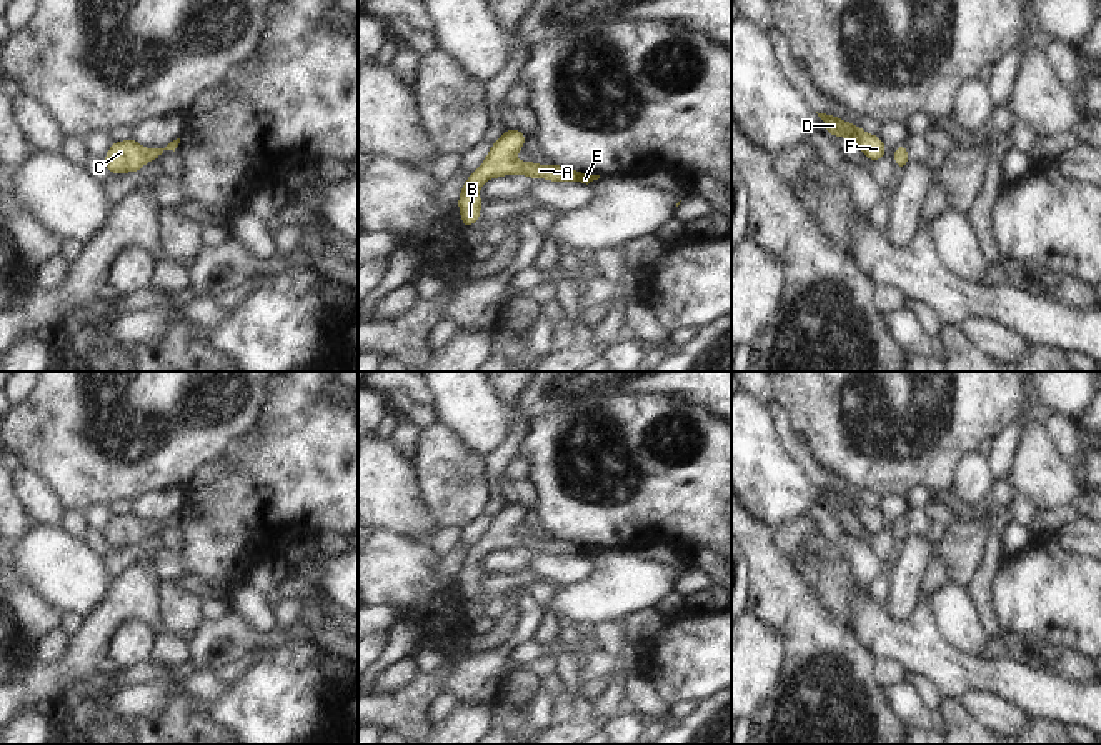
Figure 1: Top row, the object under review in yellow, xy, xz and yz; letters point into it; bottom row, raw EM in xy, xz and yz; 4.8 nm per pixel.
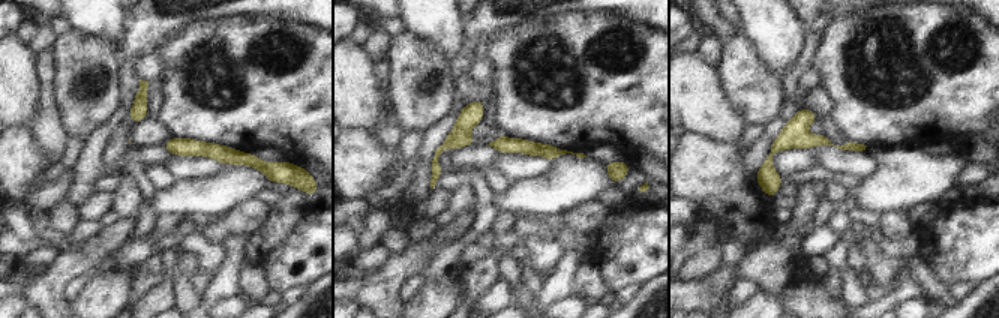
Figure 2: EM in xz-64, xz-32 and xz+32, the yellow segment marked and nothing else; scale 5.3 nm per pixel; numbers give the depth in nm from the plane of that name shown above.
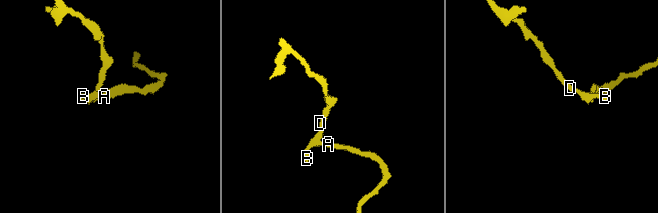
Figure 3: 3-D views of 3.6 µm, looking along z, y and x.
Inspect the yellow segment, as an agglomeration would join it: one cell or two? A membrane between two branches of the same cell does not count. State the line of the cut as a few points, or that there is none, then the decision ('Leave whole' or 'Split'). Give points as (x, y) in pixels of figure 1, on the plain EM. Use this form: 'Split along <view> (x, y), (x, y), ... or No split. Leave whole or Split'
No split. Leave whole

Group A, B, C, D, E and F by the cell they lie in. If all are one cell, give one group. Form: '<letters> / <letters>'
A B C D E F

